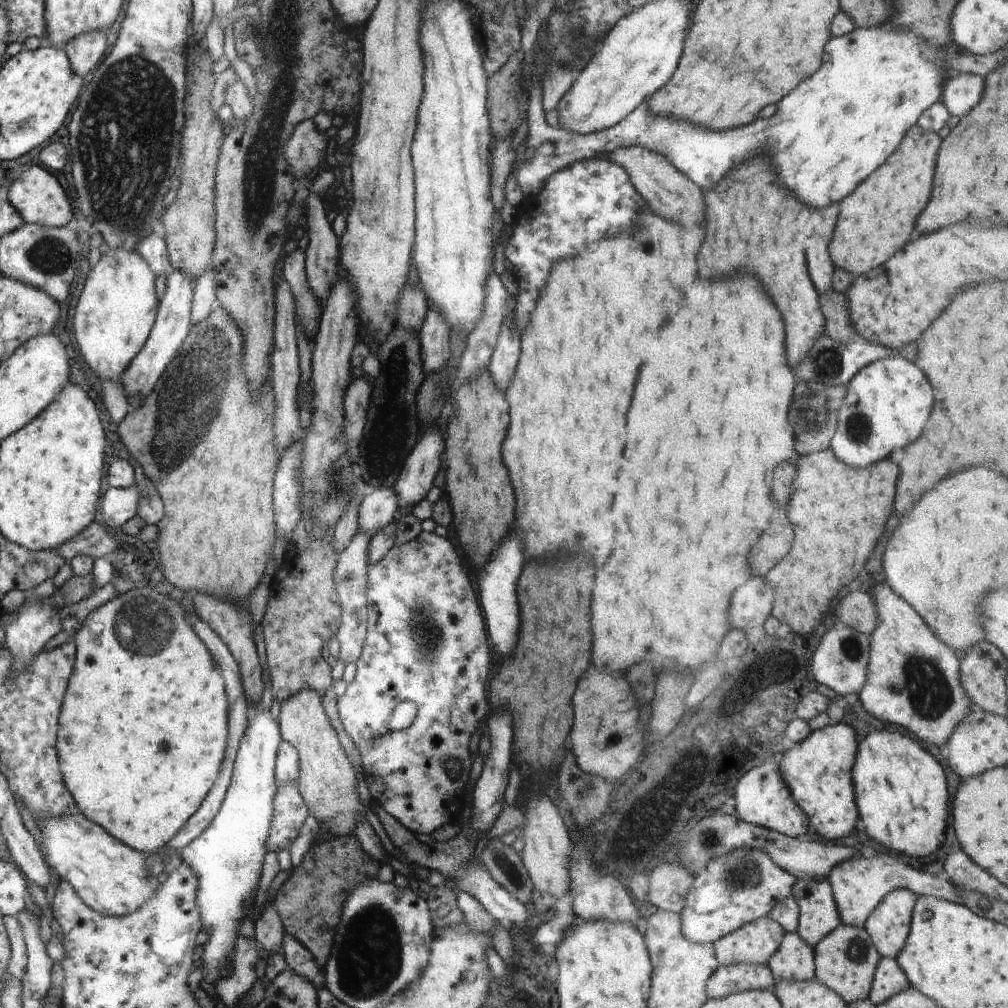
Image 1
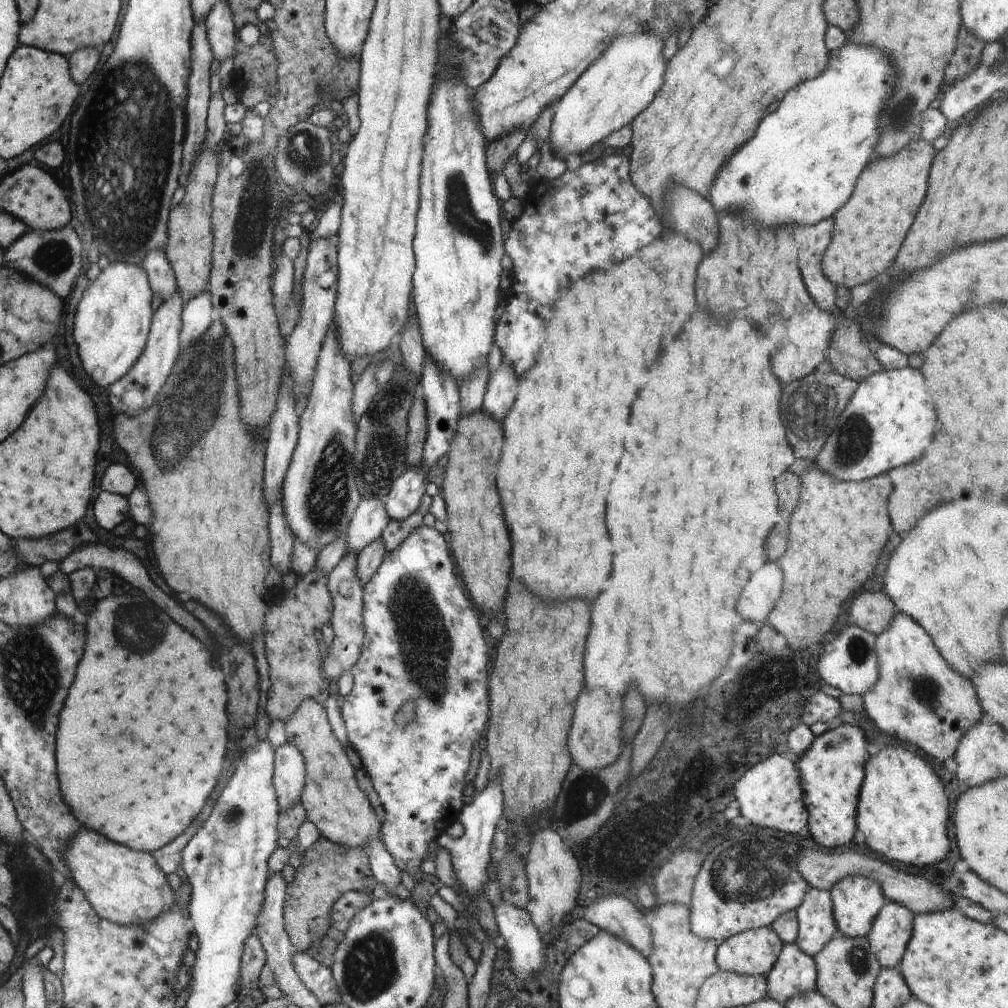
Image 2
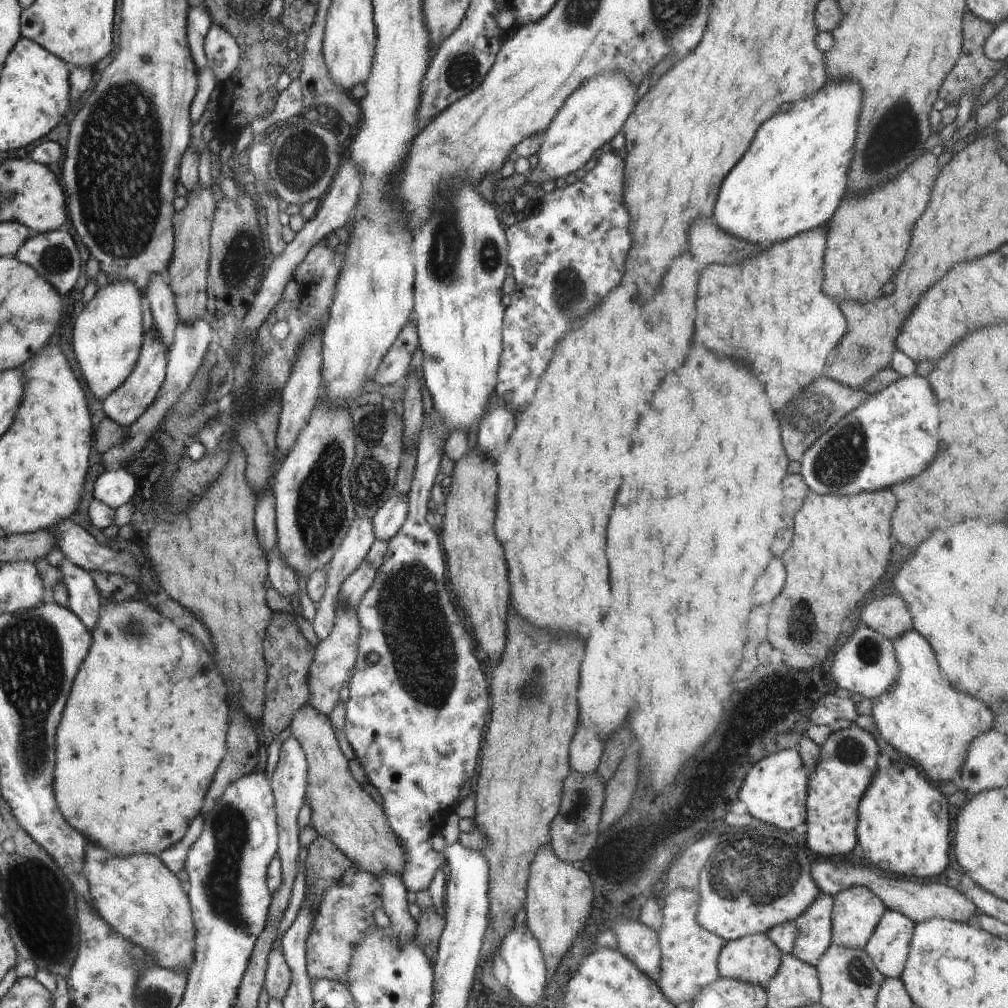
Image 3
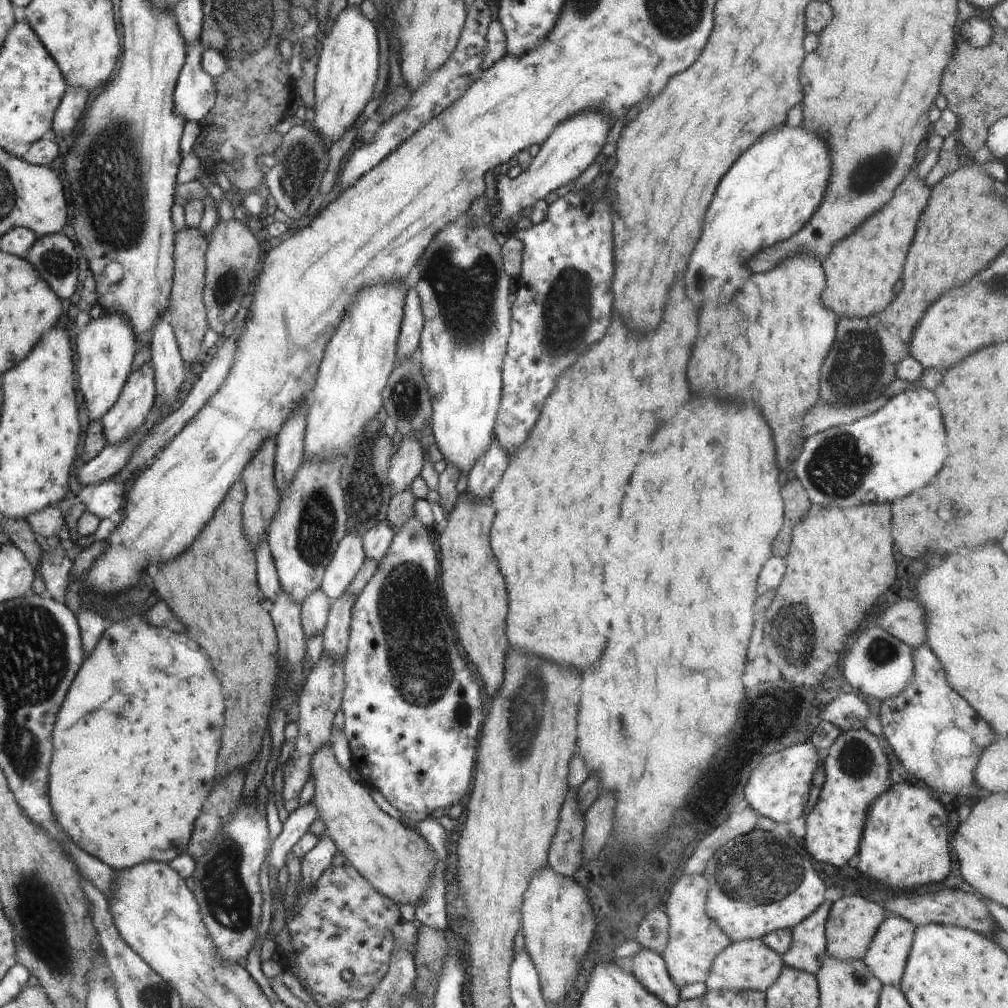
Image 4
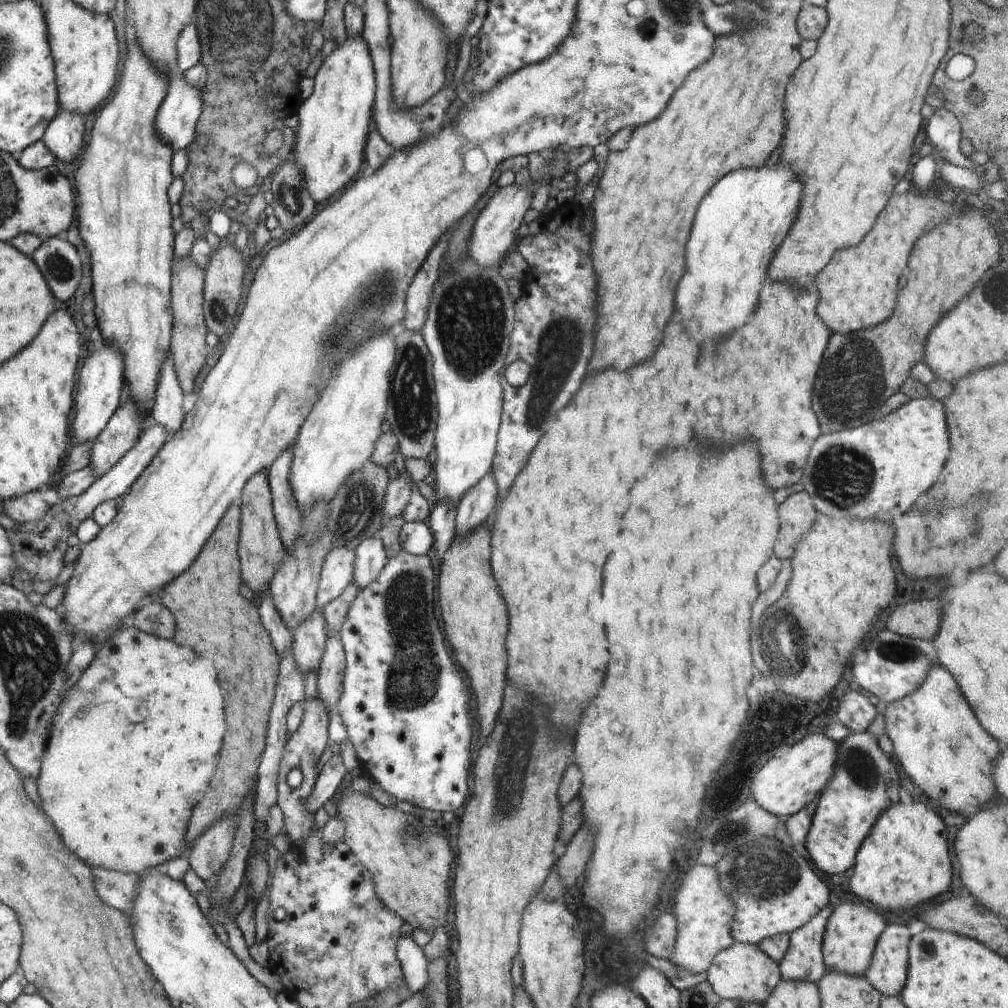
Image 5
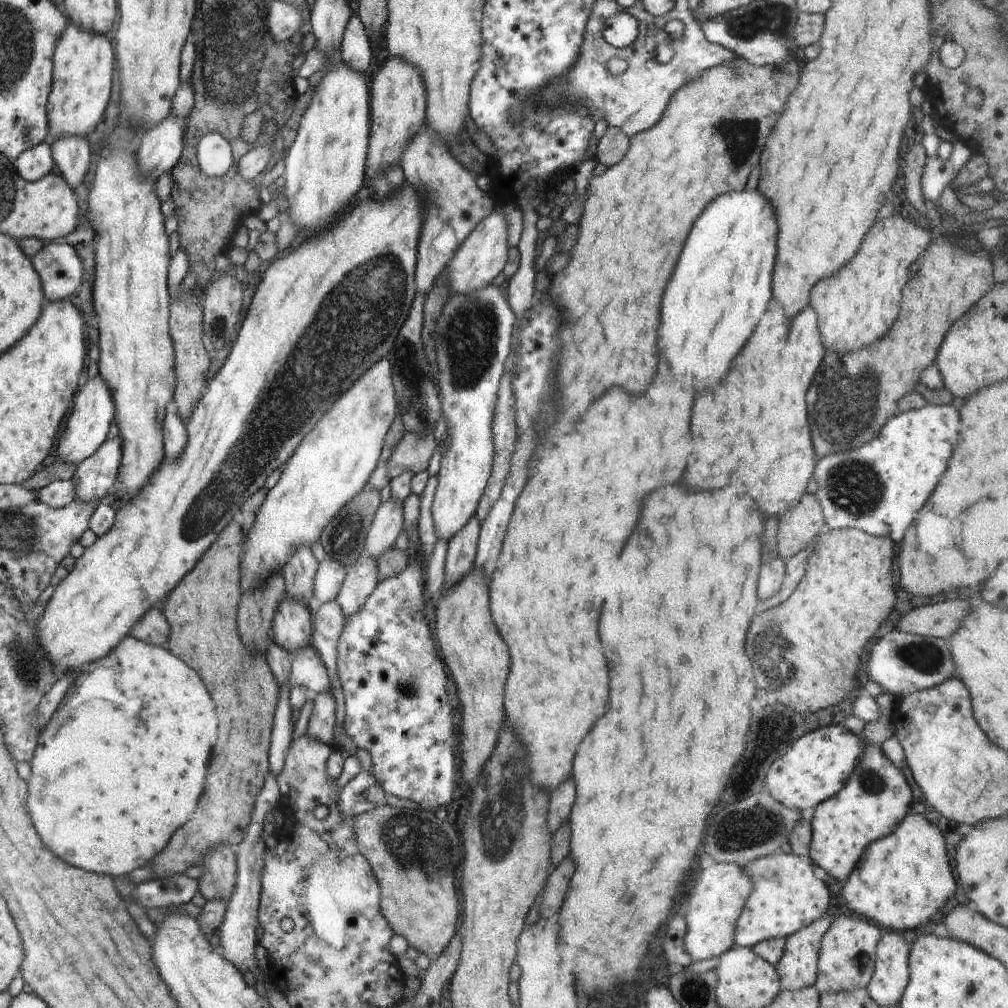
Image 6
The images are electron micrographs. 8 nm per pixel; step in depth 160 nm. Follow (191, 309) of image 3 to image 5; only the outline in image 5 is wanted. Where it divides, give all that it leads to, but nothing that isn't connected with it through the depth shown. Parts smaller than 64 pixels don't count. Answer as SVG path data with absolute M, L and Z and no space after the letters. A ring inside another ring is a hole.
M190 256L178 259L174 267L172 281L173 329L171 360L176 376L184 394L194 392L194 380L206 364L208 348L204 344L206 324L202 316L202 284L205 284L204 274L198 265L190 261Z

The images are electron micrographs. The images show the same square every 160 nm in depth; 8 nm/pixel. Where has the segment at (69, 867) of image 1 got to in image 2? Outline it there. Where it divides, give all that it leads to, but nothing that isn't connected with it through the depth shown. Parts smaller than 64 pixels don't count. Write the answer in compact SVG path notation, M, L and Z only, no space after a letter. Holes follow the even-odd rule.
M81 828L66 857L74 882L83 890L97 914L110 922L138 925L158 918L175 904L170 888L168 900L162 894L168 880L151 852L136 851L112 842L96 831Z

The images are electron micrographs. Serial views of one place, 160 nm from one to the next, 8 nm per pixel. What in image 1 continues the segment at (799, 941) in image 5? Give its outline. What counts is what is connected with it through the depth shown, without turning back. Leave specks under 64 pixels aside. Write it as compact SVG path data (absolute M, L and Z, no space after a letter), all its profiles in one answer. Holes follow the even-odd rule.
M797 879L792 894L799 906L797 933L814 948L841 923L831 884L827 879Z

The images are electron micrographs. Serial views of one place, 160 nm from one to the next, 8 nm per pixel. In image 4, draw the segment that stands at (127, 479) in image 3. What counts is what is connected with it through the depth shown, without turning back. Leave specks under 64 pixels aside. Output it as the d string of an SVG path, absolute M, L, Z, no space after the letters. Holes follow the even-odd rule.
M108 478L99 486L86 491L85 511L99 515L102 519L117 516L125 499L124 493L124 484L120 484L116 478Z

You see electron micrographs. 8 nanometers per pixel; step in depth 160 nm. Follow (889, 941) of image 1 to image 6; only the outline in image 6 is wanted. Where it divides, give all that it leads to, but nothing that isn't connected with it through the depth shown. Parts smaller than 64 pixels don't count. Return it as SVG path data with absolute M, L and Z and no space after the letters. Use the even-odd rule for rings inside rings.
M881 929L881 939L877 944L877 960L875 972L868 983L867 991L879 1007L898 1006L903 997L904 989L909 981L909 949L906 942L909 941L905 934L888 929Z

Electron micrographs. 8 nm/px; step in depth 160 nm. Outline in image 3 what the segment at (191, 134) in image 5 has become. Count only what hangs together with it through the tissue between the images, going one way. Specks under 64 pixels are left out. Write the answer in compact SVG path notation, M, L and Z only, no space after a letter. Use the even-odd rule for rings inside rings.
M205 5L192 7L188 12L188 50L192 57L196 72L200 72L207 66L207 58L204 50L204 43L207 32L213 25Z

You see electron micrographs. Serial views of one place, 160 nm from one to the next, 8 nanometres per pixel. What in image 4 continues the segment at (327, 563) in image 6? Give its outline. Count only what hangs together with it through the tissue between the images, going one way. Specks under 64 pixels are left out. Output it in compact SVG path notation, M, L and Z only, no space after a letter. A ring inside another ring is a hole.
M346 534L339 541L332 561L325 569L322 578L320 589L328 599L345 595L348 586L364 565L364 560L366 560L366 552L362 544L362 536Z

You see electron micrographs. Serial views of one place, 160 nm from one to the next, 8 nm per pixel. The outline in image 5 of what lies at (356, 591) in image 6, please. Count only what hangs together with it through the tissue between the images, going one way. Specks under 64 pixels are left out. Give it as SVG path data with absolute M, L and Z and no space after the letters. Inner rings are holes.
M377 536L363 540L354 551L355 561L351 581L361 591L380 576L388 558L384 544Z

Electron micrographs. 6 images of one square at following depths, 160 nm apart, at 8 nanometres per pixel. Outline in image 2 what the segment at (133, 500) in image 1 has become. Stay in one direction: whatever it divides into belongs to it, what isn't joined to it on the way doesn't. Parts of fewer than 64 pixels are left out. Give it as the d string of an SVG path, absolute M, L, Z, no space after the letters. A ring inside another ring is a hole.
M101 491L96 496L92 512L100 528L110 532L128 520L129 500L108 491Z

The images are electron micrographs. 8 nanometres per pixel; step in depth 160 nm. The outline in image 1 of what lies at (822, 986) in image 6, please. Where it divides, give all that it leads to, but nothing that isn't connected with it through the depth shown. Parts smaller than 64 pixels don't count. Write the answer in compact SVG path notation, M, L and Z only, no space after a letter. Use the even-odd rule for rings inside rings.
M871 852L867 858L861 855L856 856L849 861L841 862L831 870L827 880L831 884L839 917L845 925L864 927L866 919L883 901L883 898L896 889L908 889L917 896L928 895L962 904L957 888L944 875L932 876L930 873L917 871L907 866L905 862L887 855Z

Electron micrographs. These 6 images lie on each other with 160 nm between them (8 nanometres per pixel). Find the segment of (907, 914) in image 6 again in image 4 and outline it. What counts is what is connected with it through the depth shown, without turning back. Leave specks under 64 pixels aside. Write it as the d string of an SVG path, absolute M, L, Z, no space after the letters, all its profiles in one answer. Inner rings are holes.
M906 782L893 783L888 786L886 792L878 794L872 800L872 804L868 806L858 853L860 857L858 870L868 876L873 887L892 890L914 890L918 886L942 882L952 870L950 848L948 848L950 830L952 828L948 828L948 814L944 810L942 802L933 798L927 788L918 788L918 786L912 786Z

